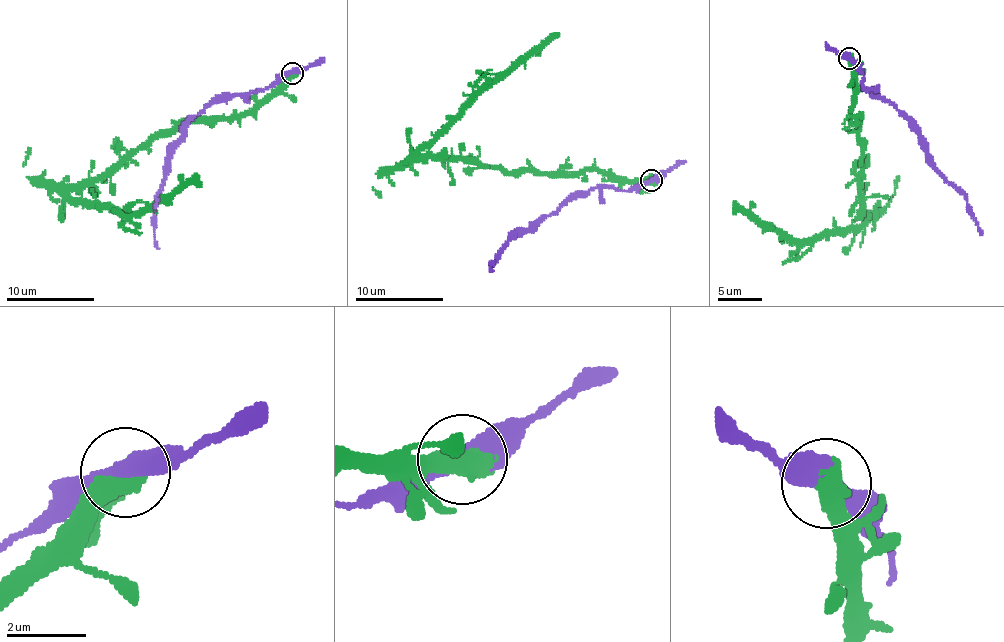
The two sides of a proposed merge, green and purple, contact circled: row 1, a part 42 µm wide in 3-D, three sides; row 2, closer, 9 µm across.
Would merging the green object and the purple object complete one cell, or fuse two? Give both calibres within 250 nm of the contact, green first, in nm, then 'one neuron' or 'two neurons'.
calibres 700 and 440 nm; two neurons

